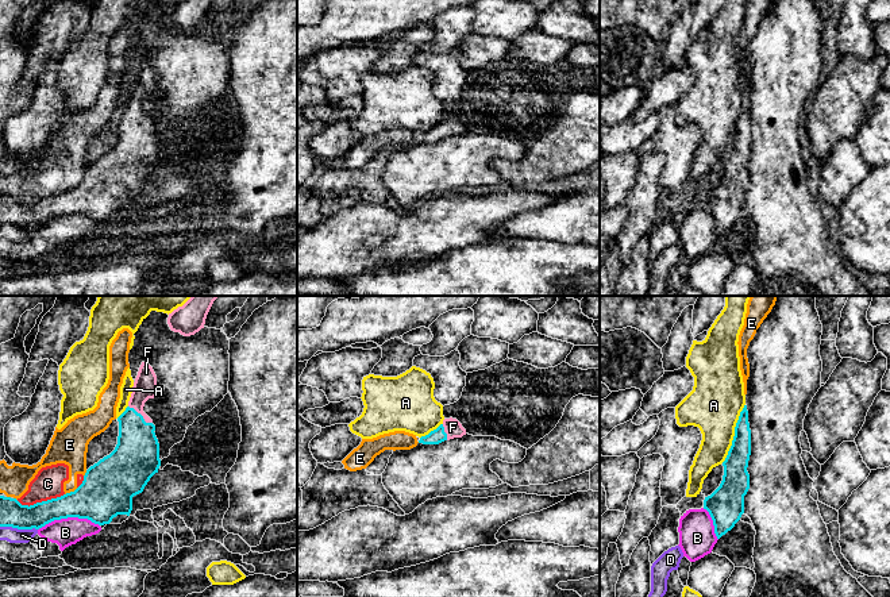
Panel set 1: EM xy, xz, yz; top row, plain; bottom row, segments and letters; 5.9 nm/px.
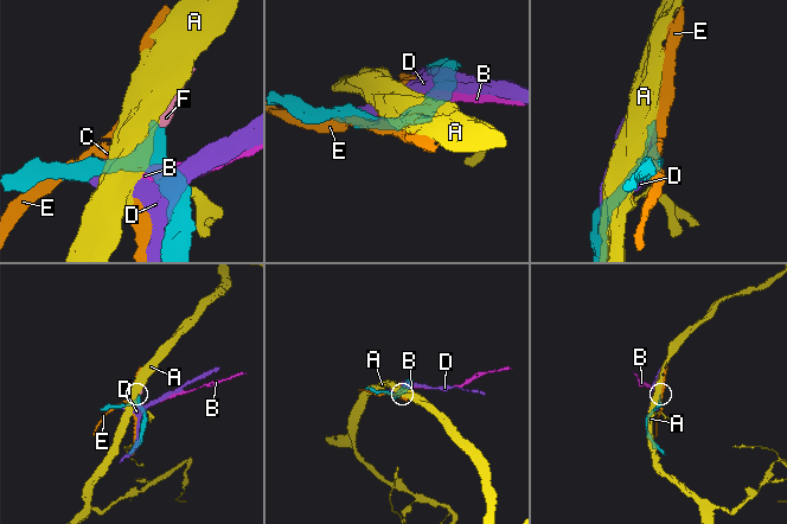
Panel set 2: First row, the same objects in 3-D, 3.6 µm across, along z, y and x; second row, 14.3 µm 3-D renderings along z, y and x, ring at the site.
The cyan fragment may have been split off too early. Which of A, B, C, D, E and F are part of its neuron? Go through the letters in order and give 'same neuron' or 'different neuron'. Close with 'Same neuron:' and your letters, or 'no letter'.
A: different neuron
B: different neuron
C: different neuron
D: different neuron
E: different neuron
F: same neuron
Same neuron: F

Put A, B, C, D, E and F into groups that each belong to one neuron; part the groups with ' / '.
A / B / C E / D / F

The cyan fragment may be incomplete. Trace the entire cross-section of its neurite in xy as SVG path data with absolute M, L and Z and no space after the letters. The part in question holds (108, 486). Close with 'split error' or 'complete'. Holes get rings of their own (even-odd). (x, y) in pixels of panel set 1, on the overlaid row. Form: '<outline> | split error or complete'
M142 362L128 407L117 417L115 450L86 470L74 492L30 507L0 496L0 527L39 529L68 517L104 525L117 515L130 516L132 497L143 492L161 466L155 425L143 412L145 403L154 397L157 375L149 363Z | split error

